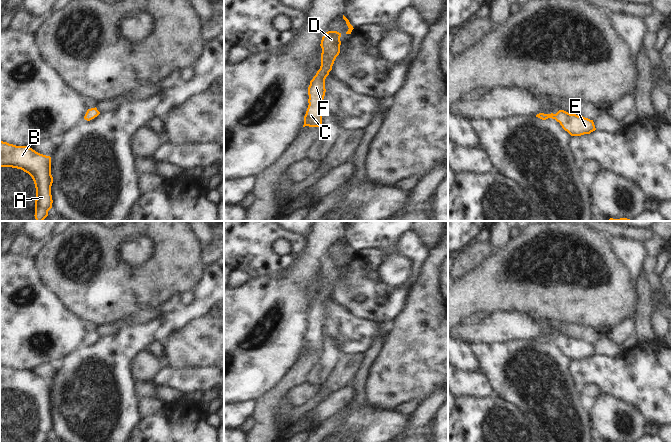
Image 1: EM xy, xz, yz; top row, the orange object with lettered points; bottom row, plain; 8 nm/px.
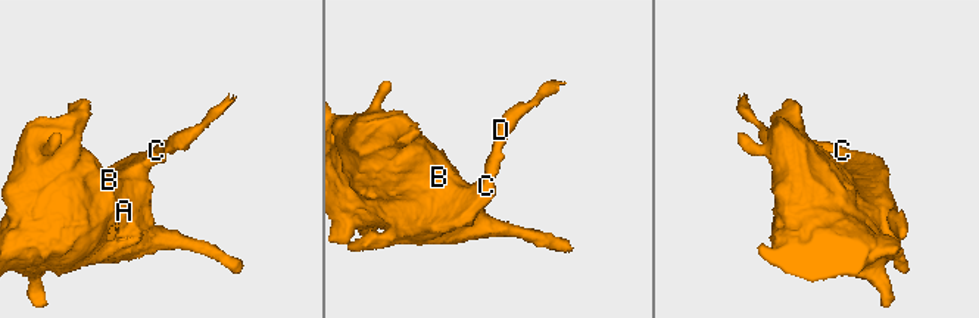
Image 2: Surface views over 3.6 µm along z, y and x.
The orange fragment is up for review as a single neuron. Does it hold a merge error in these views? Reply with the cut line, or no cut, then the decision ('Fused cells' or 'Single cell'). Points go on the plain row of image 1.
No split. Single cell

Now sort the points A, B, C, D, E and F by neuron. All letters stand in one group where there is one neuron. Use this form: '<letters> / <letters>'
A B C D E F

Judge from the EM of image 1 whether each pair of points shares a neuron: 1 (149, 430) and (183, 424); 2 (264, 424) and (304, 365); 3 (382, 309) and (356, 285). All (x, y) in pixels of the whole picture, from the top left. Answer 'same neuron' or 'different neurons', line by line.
1: same neuron
2: same neuron
3: same neuron

